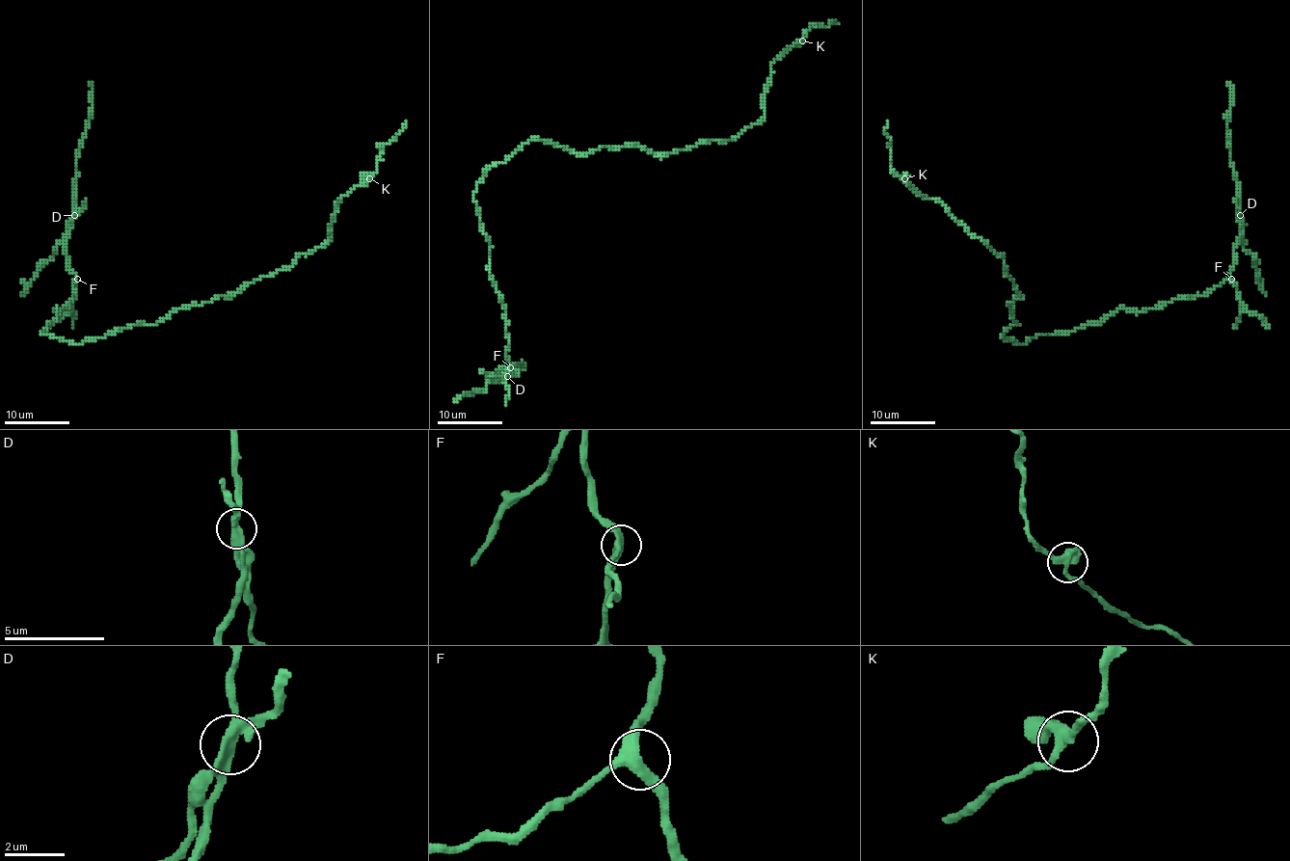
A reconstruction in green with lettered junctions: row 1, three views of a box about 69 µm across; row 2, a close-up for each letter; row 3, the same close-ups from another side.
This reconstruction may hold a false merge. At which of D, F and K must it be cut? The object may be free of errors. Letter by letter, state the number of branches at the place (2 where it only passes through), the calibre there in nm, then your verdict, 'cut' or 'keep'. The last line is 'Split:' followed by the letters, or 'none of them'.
D: 3 branches meet; 320 nm thick; cut
F: 3 branches meet; 360 nm thick; keep
K: 3 branches meet; 300 nm thick; keep
Split: D

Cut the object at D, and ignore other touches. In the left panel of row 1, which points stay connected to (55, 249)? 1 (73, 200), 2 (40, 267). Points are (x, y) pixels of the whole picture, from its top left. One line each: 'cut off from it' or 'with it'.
1: cut off from it
2: with it

